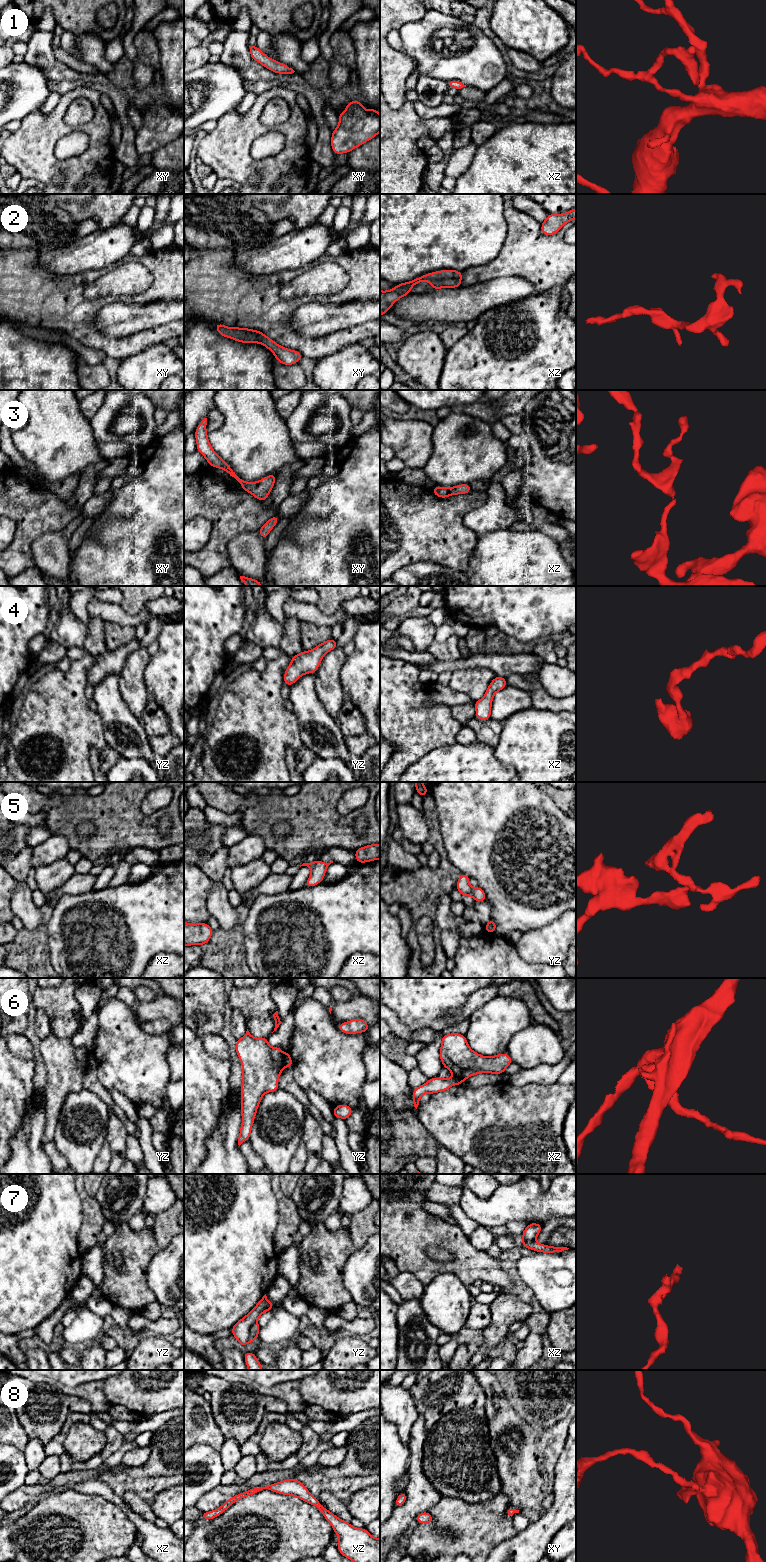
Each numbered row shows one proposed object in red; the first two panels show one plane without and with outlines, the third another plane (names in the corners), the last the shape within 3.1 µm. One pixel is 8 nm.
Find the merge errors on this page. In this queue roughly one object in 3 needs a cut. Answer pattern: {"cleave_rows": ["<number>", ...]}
{"cleave_rows": ["6", "7"]}

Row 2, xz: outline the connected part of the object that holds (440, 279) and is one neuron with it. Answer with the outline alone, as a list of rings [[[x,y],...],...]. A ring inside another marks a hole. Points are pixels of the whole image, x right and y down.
[[[452,269],[441,270],[417,277],[409,282],[397,284],[394,289],[380,290],[380,316],[389,311],[392,305],[401,297],[411,293],[411,288],[423,281],[429,281],[431,289],[457,288],[462,286],[463,273]]]

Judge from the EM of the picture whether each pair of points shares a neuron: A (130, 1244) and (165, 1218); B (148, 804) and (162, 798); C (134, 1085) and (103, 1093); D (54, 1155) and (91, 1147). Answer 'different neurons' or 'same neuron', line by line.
A: different neurons
B: same neuron
C: different neurons
D: different neurons

